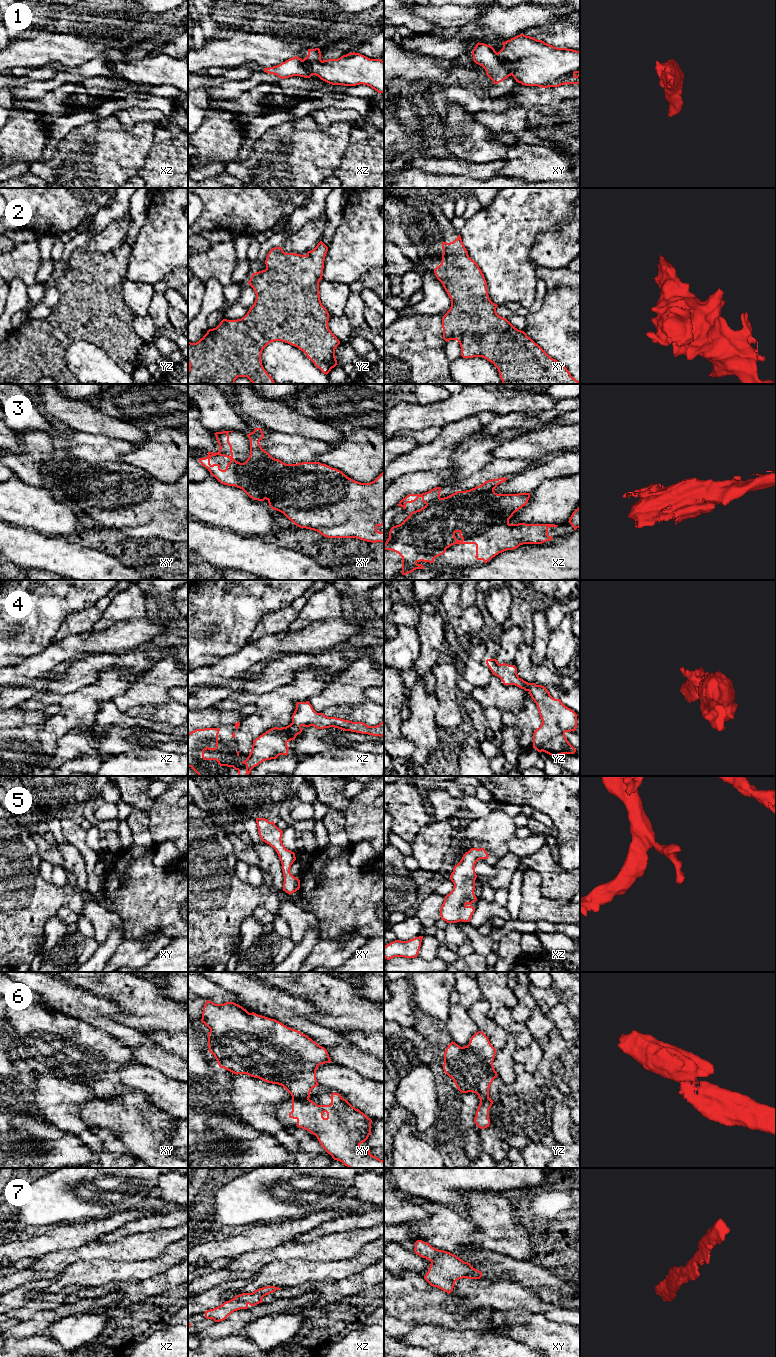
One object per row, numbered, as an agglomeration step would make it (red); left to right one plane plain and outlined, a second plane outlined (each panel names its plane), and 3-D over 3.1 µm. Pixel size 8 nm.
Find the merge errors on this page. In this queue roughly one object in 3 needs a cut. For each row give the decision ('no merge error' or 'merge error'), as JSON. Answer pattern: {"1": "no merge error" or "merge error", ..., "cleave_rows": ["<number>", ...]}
{"1": "merge error", "2": "no merge error", "3": "merge error", "4": "merge error", "5": "no merge error", "6": "merge error", "7": "no merge error", "cleave_rows": ["1", "3", "4", "6"]}

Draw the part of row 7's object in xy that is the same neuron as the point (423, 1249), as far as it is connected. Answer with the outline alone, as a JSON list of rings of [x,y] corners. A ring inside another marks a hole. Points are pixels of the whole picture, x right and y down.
[[[422,1240],[415,1242],[414,1252],[431,1262],[424,1279],[433,1287],[448,1294],[453,1291],[455,1282],[462,1278],[480,1279],[482,1272],[473,1268],[456,1255],[438,1250]]]

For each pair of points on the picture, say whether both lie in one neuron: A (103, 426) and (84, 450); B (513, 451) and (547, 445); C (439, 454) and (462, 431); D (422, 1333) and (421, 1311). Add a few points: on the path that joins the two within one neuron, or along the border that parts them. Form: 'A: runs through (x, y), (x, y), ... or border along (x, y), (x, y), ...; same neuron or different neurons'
A: border along (75, 430), (108, 435), (119, 440); different neurons
B: runs through (521, 448), (529, 445), (539, 445); same neuron
C: runs through (442, 447), (455, 434); same neuron
D: border along (418, 1323), (437, 1324), (445, 1329); different neurons

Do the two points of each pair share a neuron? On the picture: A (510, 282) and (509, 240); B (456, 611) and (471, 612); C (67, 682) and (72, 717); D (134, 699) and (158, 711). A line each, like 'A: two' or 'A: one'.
A: one
B: one
C: two
D: two

